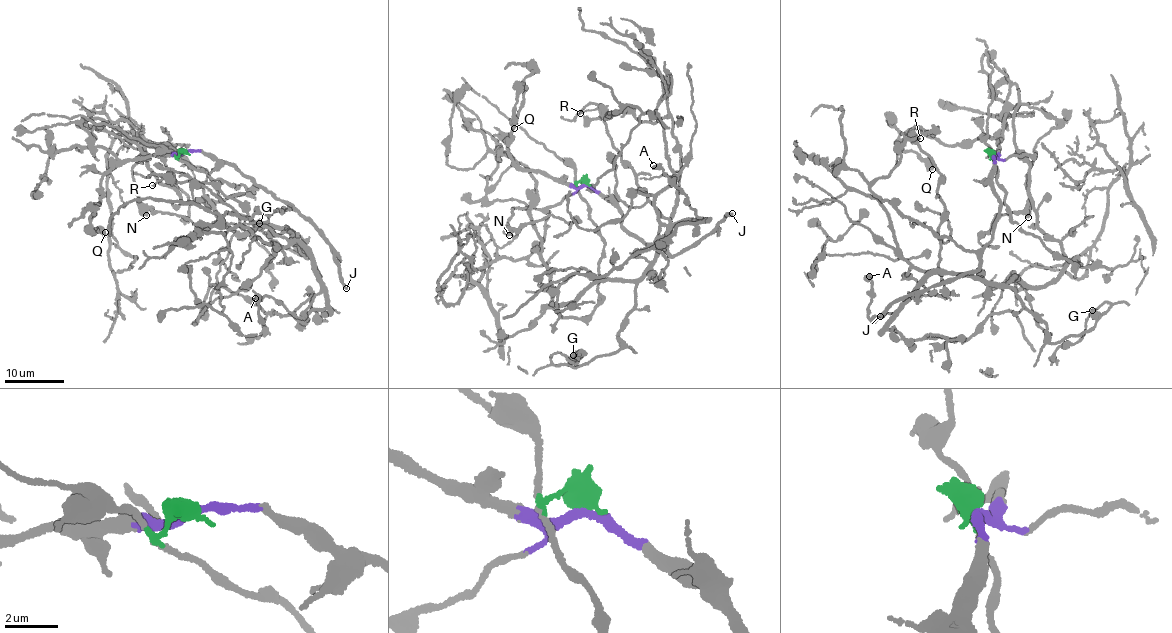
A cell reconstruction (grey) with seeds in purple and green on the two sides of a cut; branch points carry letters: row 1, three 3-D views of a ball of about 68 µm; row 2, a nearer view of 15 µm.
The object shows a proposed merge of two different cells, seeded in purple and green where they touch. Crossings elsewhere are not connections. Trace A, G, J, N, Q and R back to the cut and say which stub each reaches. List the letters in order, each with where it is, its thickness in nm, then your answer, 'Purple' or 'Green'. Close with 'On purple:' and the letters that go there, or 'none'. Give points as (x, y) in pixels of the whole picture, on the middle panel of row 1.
A: Place: (653, 165). Thickness 600 nm. Green
G: Place: (573, 355). Thickness 650 nm. Green
J: Place: (732, 213). Thickness 360 nm. Purple
N: Place: (509, 235). Thickness 550 nm. Purple
Q: Place: (514, 128). Thickness 550 nm. Purple
R: Place: (580, 113). Thickness 110 nm. Green
On purple: J, N, Q

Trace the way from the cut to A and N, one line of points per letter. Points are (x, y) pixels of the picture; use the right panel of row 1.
A: (994, 155), (1012, 222), (1080, 263), (1033, 287), (937, 273), (891, 314), (869, 318), (868, 276)
N: (994, 155), (1002, 160), (1037, 154), (1028, 171), (1028, 218)

